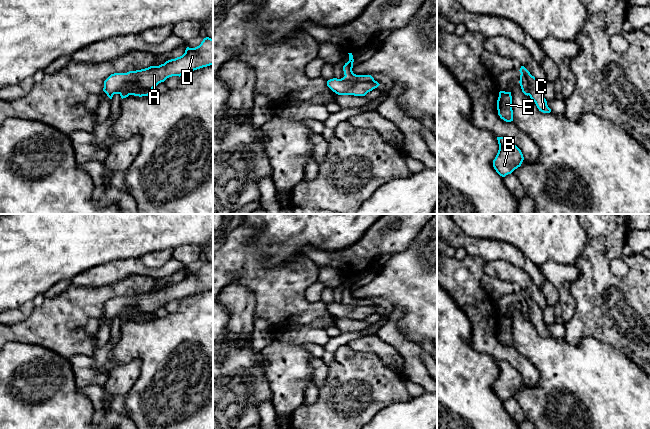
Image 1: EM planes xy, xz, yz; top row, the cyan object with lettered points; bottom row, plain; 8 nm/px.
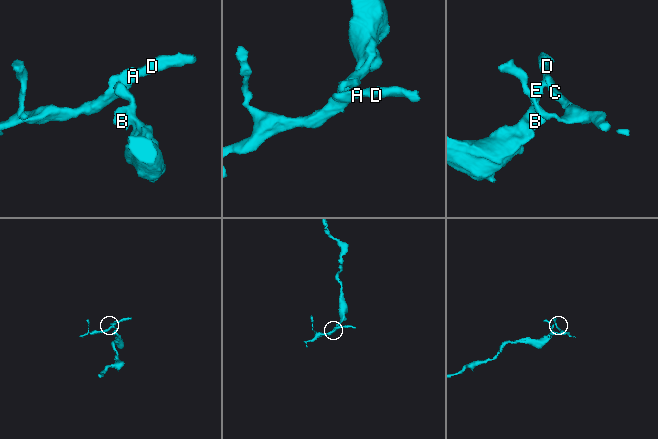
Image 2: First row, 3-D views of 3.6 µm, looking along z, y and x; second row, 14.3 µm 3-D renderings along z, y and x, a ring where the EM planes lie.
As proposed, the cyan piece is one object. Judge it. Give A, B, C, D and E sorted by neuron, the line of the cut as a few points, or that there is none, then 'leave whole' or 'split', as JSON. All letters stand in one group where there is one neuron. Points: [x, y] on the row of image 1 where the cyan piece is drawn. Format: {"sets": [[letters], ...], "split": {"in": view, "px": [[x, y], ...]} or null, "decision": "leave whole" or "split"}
{"sets": [["A", "C", "D"], ["B", "E"]], "split": {"in": "xy", "px": [[151, 90], [134, 86], [128, 91], [119, 93]]}, "decision": "split"}

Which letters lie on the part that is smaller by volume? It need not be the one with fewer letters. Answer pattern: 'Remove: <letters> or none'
Remove: A, C, D

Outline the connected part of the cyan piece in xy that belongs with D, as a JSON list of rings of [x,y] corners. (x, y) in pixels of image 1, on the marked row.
[[[206,37],[195,48],[187,47],[185,53],[175,59],[166,61],[159,66],[111,74],[104,81],[103,91],[112,99],[114,94],[129,92],[134,86],[144,90],[153,90],[159,83],[172,76],[213,65],[213,39]]]

